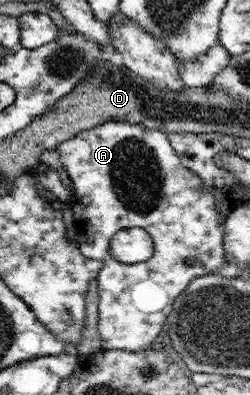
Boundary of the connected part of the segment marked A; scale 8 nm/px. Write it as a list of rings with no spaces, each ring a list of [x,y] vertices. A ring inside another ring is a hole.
[[[108,121],[104,124],[99,124],[94,128],[89,128],[80,134],[76,134],[73,138],[61,143],[58,147],[60,161],[66,169],[66,173],[70,175],[72,181],[72,193],[69,198],[72,204],[72,212],[74,213],[74,226],[77,234],[76,245],[81,250],[81,253],[88,259],[98,259],[104,263],[102,270],[97,276],[97,288],[99,290],[99,305],[98,305],[98,332],[101,338],[102,349],[121,349],[128,352],[146,351],[152,347],[152,342],[156,340],[160,331],[167,324],[167,316],[172,312],[176,297],[194,280],[197,276],[202,276],[208,273],[221,270],[222,264],[225,262],[224,256],[224,222],[227,216],[219,216],[214,195],[204,189],[202,179],[186,168],[181,163],[180,157],[177,155],[174,148],[170,145],[170,140],[164,131],[158,129],[149,129],[144,125],[132,124],[128,121]],[[132,227],[140,227],[149,232],[154,243],[153,255],[144,262],[137,262],[134,265],[124,264],[114,260],[109,255],[109,248],[112,237],[122,229]]]

